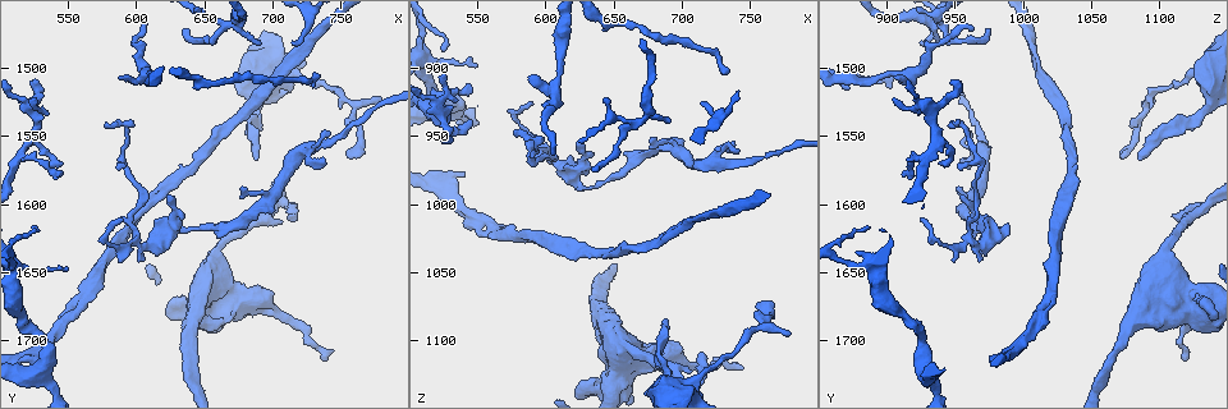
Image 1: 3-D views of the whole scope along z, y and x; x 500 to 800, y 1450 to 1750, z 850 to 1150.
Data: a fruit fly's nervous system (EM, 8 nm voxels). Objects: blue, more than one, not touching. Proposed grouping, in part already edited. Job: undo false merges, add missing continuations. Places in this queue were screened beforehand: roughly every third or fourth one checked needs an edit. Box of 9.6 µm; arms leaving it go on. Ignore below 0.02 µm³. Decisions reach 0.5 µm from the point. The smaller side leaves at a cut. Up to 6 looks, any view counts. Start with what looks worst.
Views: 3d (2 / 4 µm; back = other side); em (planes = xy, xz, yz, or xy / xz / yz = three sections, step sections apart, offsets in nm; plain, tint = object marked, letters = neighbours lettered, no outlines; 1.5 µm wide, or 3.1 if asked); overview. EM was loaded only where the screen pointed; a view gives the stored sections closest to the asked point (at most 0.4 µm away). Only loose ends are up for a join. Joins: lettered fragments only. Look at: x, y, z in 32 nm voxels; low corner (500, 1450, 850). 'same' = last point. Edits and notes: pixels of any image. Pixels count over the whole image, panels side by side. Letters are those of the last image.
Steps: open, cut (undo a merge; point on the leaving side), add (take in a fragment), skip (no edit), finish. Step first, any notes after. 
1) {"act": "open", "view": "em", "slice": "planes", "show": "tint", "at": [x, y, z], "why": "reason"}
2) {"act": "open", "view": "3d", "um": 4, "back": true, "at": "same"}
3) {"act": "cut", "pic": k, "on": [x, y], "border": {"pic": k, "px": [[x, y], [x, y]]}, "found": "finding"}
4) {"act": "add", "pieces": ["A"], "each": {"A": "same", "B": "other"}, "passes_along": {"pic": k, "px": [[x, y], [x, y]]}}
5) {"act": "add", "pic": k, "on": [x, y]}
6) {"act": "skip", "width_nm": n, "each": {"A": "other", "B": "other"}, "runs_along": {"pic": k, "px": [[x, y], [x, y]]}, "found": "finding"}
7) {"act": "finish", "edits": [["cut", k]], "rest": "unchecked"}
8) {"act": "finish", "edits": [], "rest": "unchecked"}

{"act": "open", "view": "em", "slice": "xz", "step": 4, "show": "letters", "at": [522, 1510, 952], "why": "free end"}

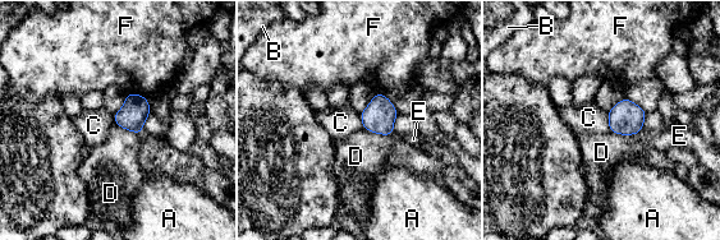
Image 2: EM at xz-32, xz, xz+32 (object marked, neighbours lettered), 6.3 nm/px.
{"act": "skip", "longest_contact_nm": ["D", 190], "each": {"A": "other", "B": "other", "C": "other", "D": "other", "E": "other", "F": "other"}, "border": {"pic": 2, "px": [[606, 111], [609, 130]]}, "found": "none of them fits"}

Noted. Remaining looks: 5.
{"act": "open", "view": "3d", "um": 4, "at": [602, 1486, 930], "why": "sudden change in width"}

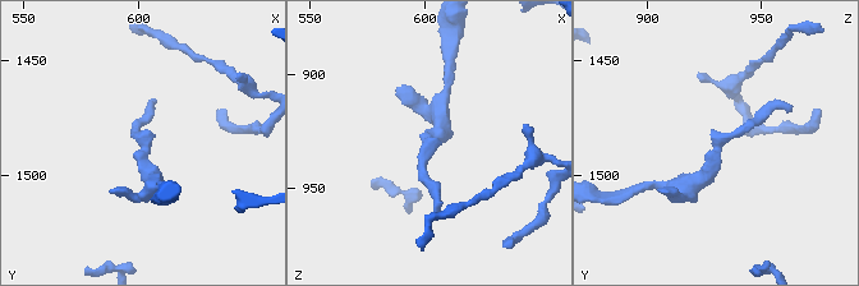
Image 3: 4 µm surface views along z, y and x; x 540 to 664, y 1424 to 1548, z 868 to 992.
{"act": "open", "view": "em", "slice": "planes", "show": "letters", "at": [602, 1489, 931]}

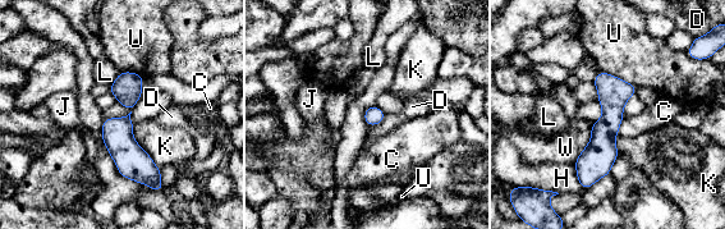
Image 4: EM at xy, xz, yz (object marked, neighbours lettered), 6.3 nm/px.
{"act": "skip", "each": {"C": "other", "D": "other", "H": "other", "J": "other", "K": "other", "L": "other", "U": "other", "W": "other"}, "runs_along": {"pic": 4, "px": [[123, 74], [125, 152], [152, 186]]}, "found": "all the same cell"}

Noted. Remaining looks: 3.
{"act": "open", "view": "3d", "um": 4, "at": [578, 1544, 948], "why": "free end"}

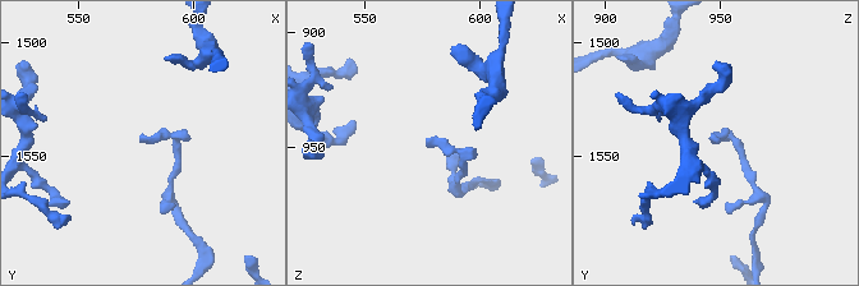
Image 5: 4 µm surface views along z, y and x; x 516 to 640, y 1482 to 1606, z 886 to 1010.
{"act": "open", "view": "em", "slice": "planes", "show": "plain", "at": [578, 1544, 947], "why": "shape alone is not enough"}

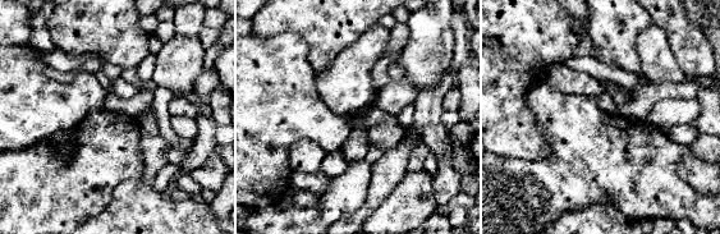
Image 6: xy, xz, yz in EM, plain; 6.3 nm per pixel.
{"act": "open", "view": "em", "slice": "planes", "show": "letters", "at": "same"}

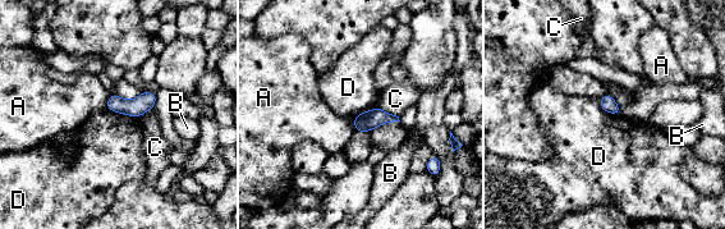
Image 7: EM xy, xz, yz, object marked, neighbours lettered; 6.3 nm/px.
{"act": "skip", "width_nm": 100, "each": {"A": "other", "B": "other", "C": "other", "D": "other"}, "border": {"pic": 7, "px": [[105, 108], [137, 119]]}, "found": "none of them fits"}

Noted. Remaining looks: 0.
{"act": "finish", "edits": [], "rest": "unchecked"}

